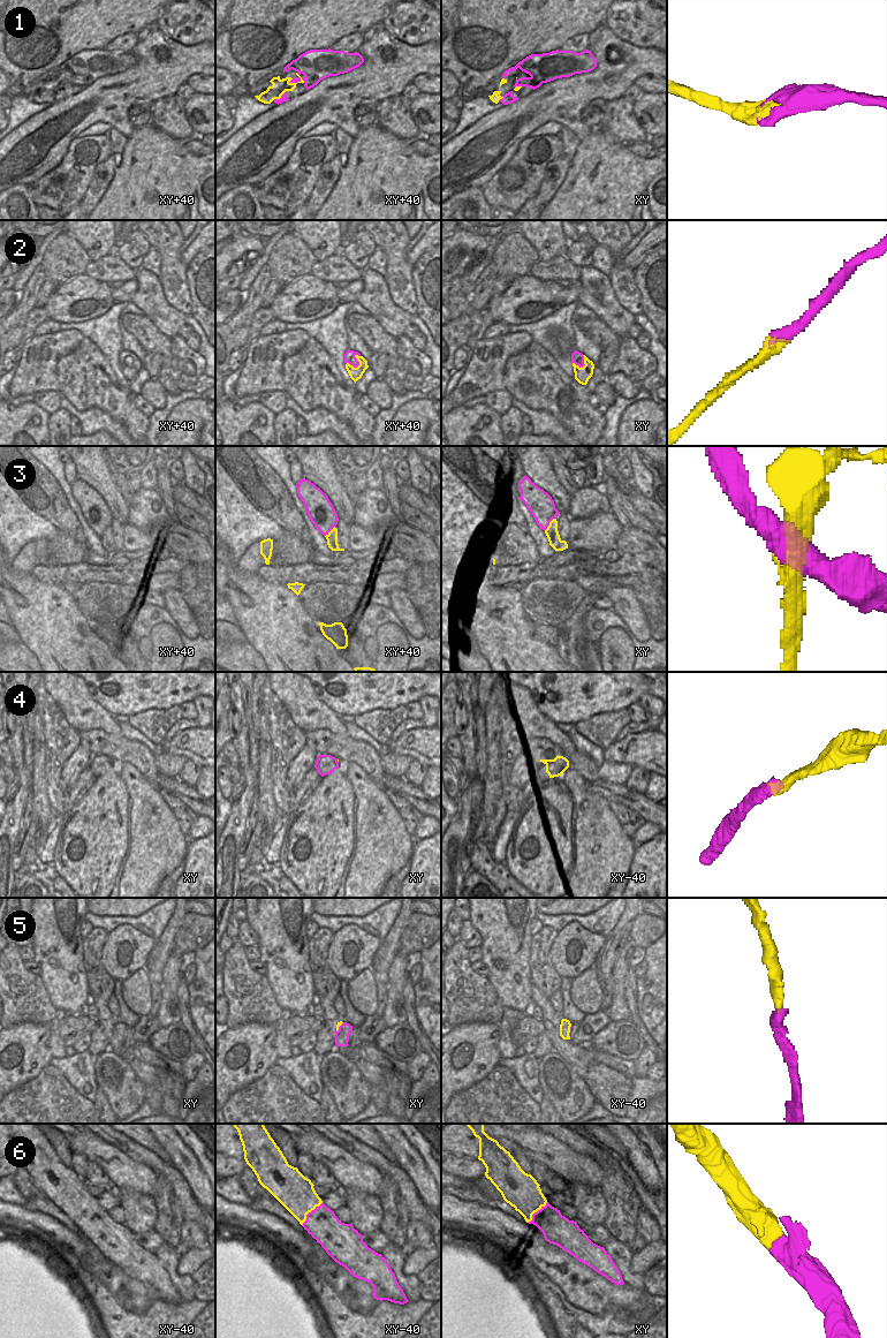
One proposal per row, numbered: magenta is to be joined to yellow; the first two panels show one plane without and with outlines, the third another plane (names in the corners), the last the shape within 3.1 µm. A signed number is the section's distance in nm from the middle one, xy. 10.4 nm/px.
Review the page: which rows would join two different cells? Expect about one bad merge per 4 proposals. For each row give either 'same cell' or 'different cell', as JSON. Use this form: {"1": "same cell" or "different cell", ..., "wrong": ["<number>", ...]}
{"1": "same cell", "2": "same cell", "3": "different cell", "4": "same cell", "5": "same cell", "6": "same cell", "wrong": ["3"]}

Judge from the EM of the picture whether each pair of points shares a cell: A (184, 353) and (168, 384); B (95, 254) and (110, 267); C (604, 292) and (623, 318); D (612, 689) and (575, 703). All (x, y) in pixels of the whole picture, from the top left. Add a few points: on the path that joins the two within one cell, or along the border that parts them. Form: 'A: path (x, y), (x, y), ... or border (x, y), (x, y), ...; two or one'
A: border (159, 375), (169, 377), (182, 391); two
B: border (115, 251), (107, 252), (91, 261); two
C: path (604, 300), (605, 305), (615, 316); one
D: path (603, 689), (592, 698), (584, 700); one

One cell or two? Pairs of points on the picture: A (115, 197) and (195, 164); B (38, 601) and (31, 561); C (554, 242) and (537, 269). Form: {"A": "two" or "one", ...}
{"A": "one", "B": "two", "C": "two"}

